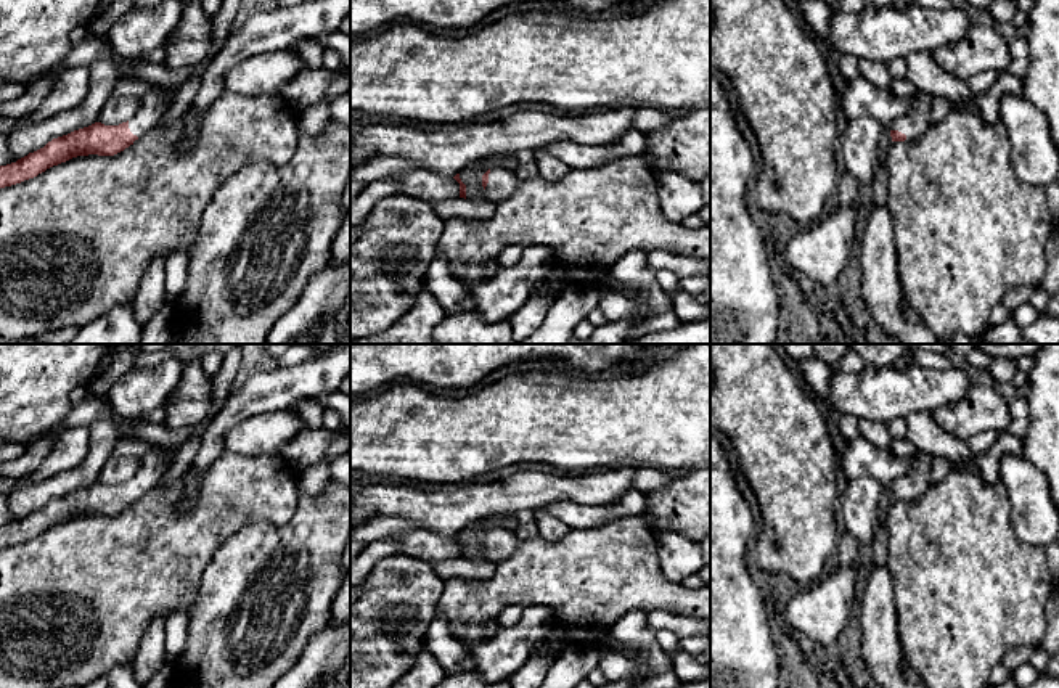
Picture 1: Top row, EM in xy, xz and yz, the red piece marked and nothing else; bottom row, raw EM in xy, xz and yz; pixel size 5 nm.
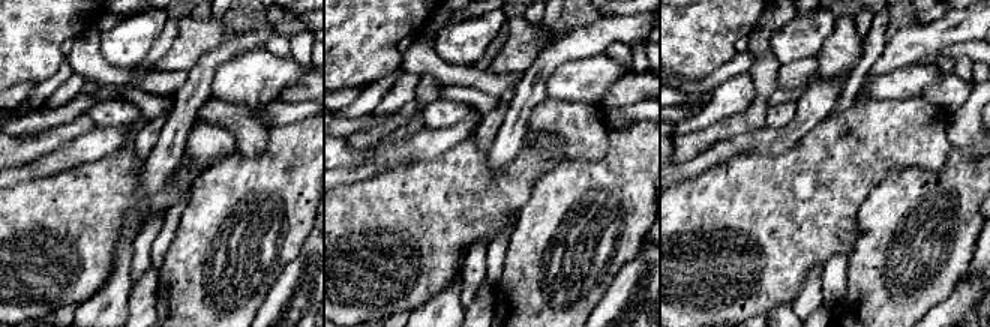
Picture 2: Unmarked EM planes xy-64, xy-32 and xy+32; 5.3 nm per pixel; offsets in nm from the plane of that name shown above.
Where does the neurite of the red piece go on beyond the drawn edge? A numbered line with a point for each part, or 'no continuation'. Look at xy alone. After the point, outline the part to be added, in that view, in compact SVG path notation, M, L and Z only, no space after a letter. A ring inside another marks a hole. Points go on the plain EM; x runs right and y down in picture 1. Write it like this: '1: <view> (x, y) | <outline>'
1: xy (155, 465) | M151 444L151 452L143 455L141 466L129 481L129 489L138 498L154 489L174 461L177 448Z

